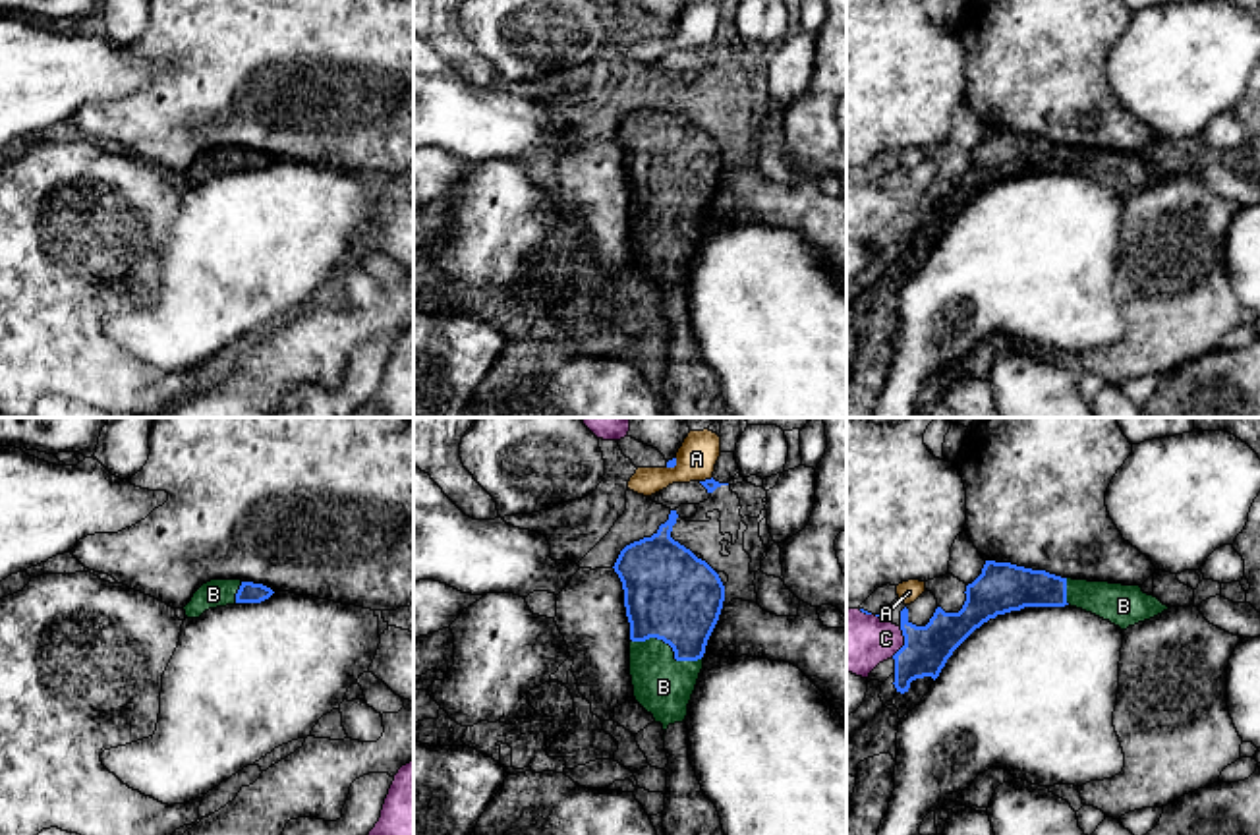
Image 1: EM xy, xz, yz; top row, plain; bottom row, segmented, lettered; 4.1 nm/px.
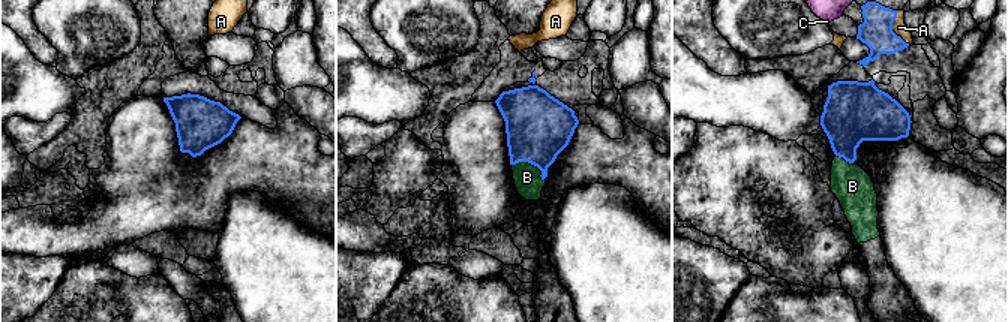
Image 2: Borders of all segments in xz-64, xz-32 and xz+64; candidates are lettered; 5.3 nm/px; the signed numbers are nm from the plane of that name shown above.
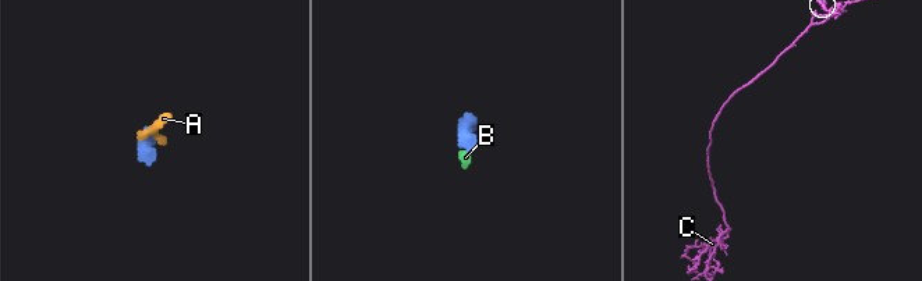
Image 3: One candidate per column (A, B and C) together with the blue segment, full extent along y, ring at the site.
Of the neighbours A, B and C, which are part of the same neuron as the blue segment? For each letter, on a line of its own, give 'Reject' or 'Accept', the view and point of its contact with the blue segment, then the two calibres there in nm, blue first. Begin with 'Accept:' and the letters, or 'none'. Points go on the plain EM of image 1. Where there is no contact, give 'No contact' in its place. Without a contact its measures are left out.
Accept: B
A: Reject. Touches blue at xz (675, 31). Thickness 30 nm (blue) against 170 nm
B: Accept. Touches blue at xz (671, 213). Thickness 380 nm (blue) against 240 nm
C: Reject. Touches blue at yz (905, 209). Thickness 190 nm (blue) against 280 nm

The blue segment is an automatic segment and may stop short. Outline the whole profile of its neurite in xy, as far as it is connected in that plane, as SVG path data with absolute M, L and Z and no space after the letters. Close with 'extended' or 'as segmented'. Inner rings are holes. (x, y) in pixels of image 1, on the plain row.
M211 147L203 151L184 174L187 186L199 186L205 178L234 170L261 170L274 158L263 151L242 147Z | extended

